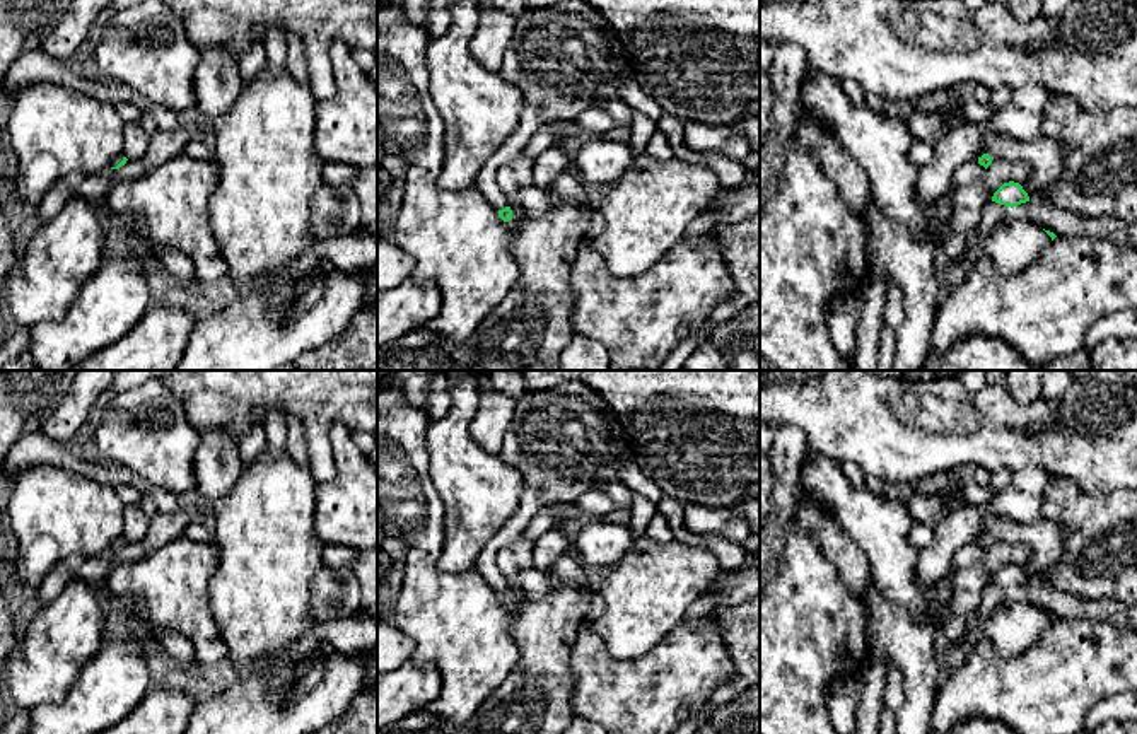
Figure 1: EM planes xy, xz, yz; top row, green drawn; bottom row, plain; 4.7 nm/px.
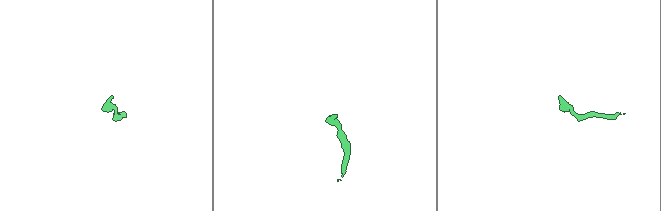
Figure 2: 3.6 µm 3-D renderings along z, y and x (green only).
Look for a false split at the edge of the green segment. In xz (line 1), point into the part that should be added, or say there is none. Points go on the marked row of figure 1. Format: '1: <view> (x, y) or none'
1: xz (565, 58)

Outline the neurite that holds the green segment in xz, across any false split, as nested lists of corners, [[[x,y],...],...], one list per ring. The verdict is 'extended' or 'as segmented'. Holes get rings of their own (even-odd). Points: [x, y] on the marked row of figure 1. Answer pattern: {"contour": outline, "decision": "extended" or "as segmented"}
{"contour": [[[567,0],[551,7],[528,7],[516,20],[500,73],[522,94],[521,121],[510,138],[485,162],[475,184],[499,210],[499,217],[509,222],[512,210],[499,186],[499,169],[526,149],[539,126],[557,121],[574,123],[589,108],[621,101],[620,89],[633,77],[618,31],[599,10],[582,0]]], "decision": "extended"}

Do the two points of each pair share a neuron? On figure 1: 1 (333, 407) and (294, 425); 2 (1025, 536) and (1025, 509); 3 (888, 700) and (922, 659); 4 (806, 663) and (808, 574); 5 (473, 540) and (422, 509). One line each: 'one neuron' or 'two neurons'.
1: two neurons
2: two neurons
3: two neurons
4: one neuron
5: two neurons

